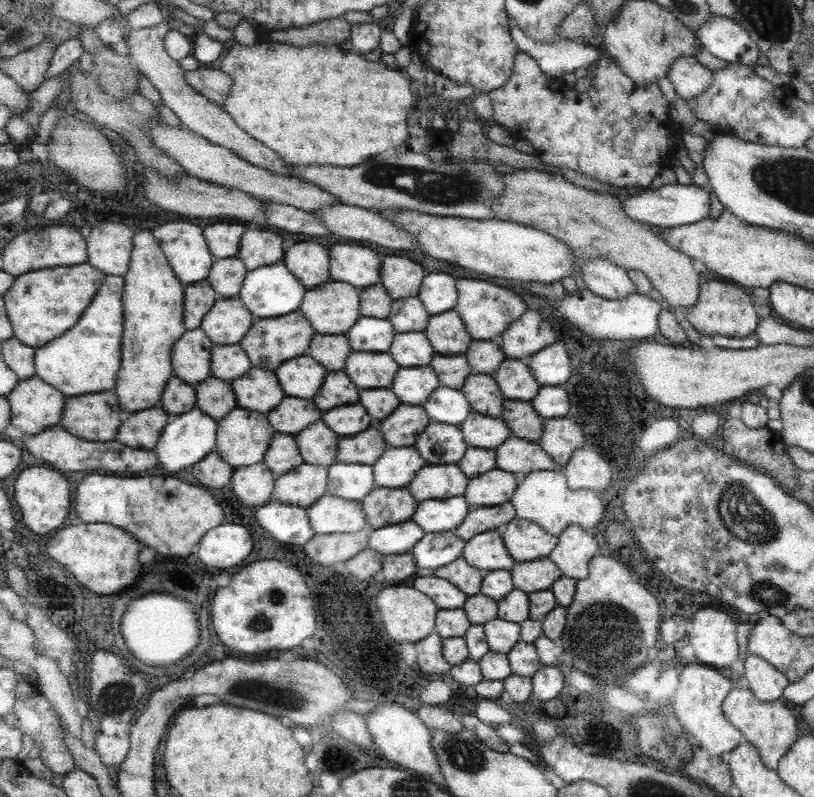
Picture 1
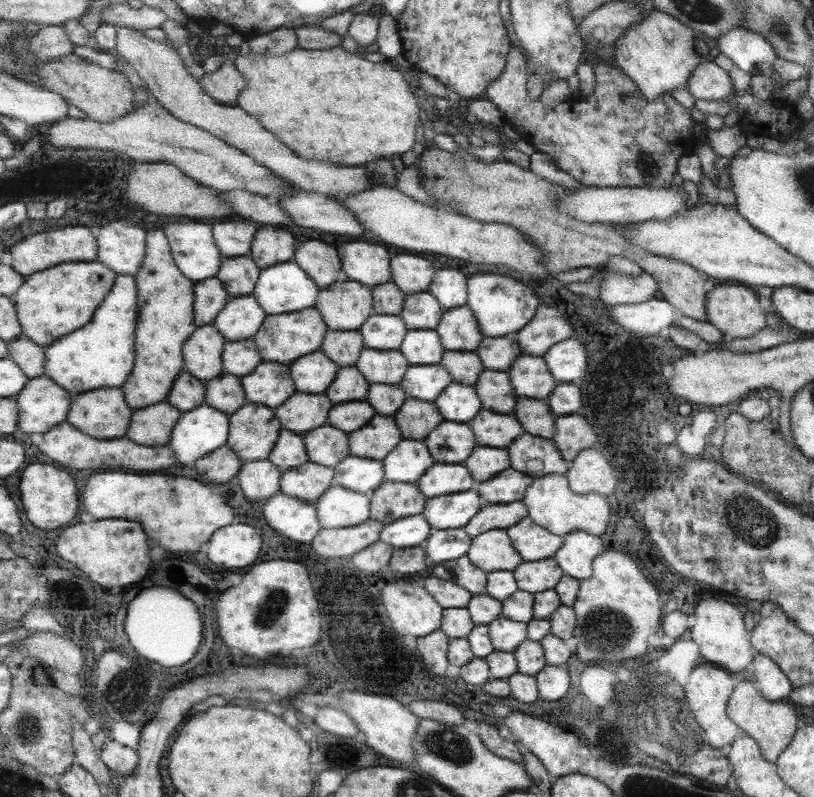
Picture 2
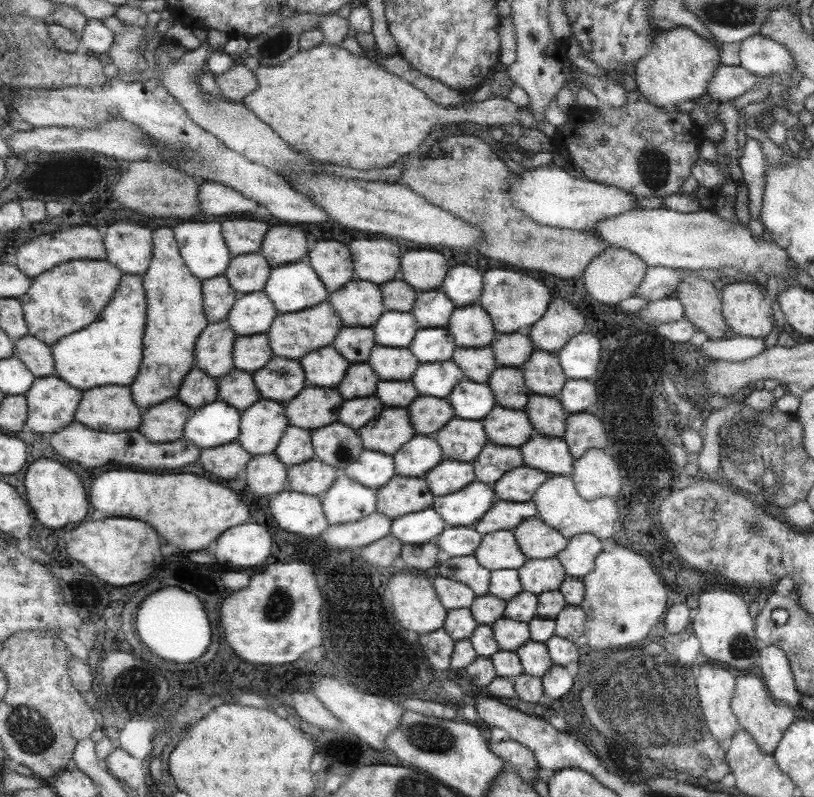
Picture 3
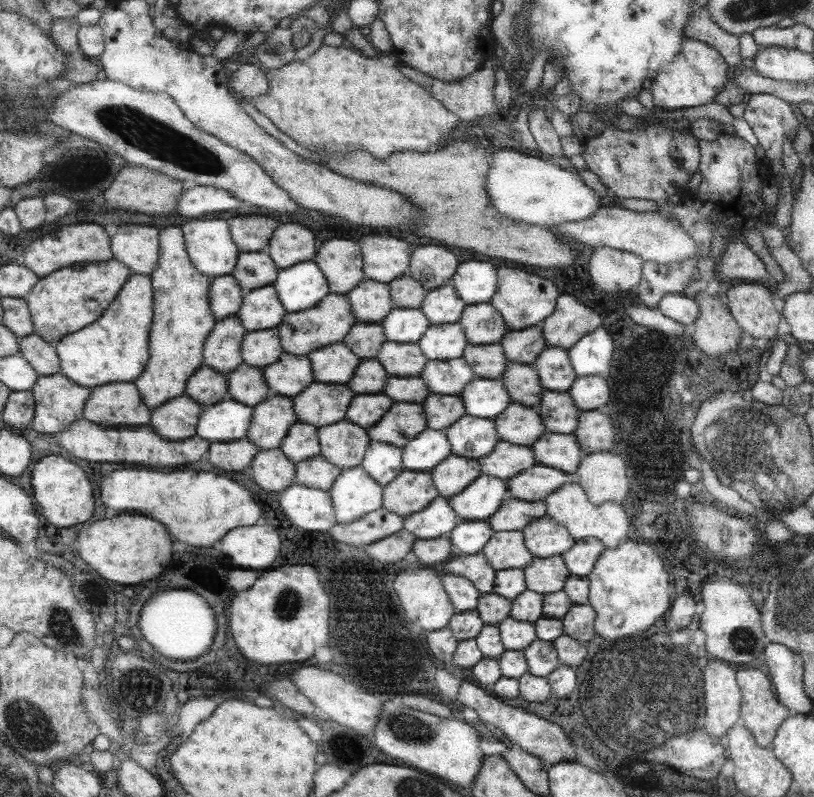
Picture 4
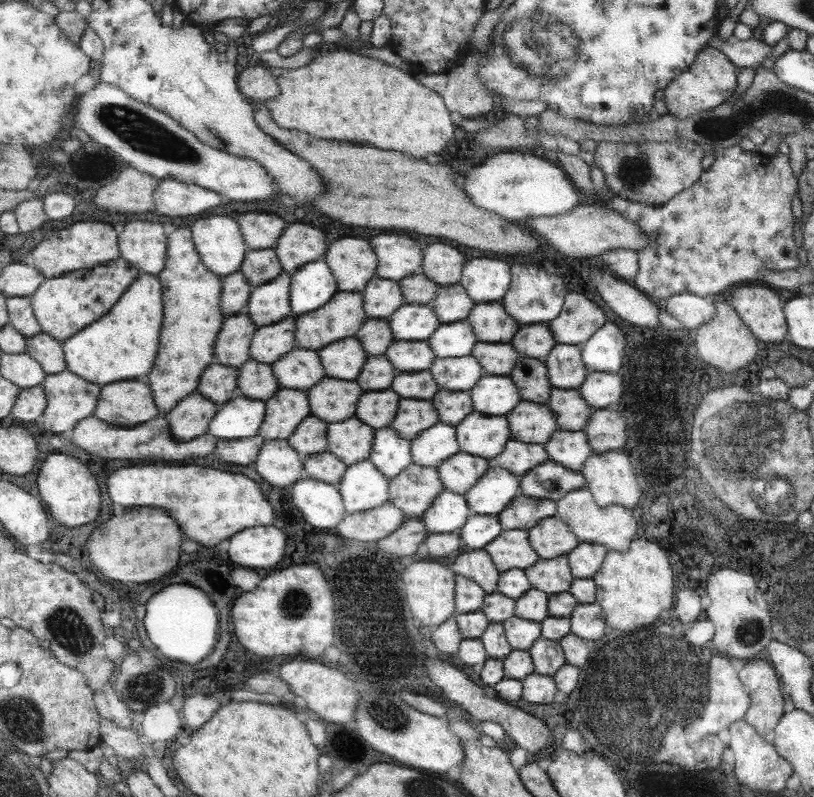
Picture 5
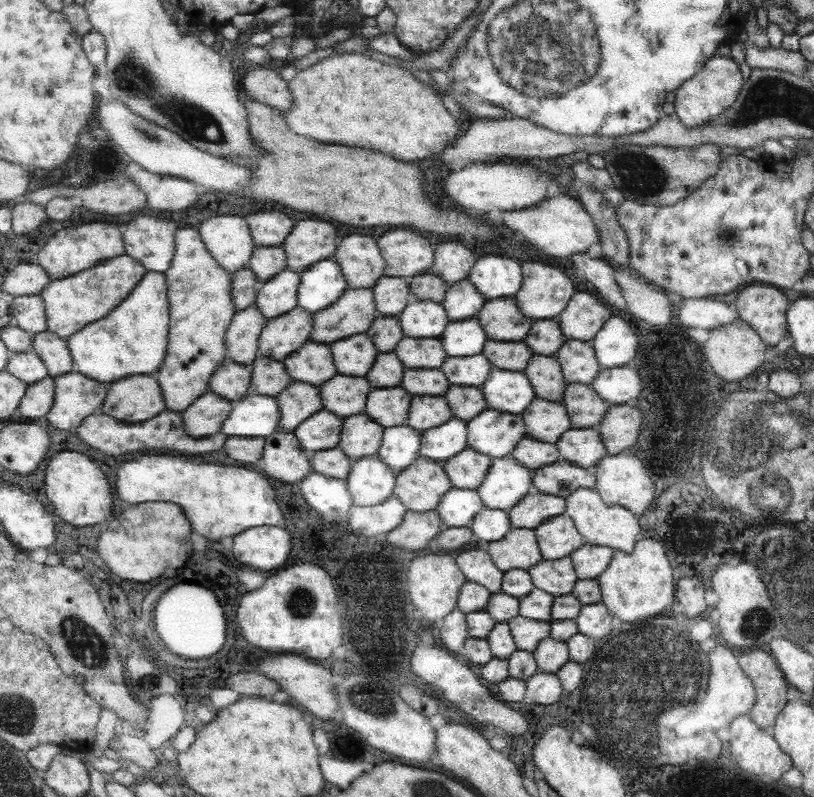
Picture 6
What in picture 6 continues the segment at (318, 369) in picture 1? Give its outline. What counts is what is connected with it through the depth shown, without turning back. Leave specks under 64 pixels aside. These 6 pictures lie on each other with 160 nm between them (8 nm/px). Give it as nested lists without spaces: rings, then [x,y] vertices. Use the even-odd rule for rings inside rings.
[[[369,333],[341,339],[331,346],[339,374],[354,377],[366,377],[379,353]]]

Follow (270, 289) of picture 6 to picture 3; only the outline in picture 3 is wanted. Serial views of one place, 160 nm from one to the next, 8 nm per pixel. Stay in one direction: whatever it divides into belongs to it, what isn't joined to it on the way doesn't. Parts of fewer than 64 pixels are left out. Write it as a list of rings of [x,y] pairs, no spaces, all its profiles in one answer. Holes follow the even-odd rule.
[[[263,291],[239,296],[227,320],[239,337],[268,333],[280,314],[272,298]]]

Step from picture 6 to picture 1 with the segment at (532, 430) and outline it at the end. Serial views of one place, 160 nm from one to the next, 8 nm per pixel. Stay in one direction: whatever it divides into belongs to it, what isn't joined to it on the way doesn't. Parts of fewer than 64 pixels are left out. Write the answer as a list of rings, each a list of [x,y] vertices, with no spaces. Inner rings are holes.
[[[471,411],[467,420],[459,427],[469,447],[495,449],[512,436],[508,426],[500,417],[493,418],[475,411]]]

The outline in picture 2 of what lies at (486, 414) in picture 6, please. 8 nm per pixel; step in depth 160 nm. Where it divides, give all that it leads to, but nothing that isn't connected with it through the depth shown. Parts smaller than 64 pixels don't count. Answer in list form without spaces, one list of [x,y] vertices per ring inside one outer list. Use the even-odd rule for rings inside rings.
[[[441,421],[423,439],[425,446],[432,453],[437,463],[461,464],[471,456],[477,447],[476,435],[468,423]]]

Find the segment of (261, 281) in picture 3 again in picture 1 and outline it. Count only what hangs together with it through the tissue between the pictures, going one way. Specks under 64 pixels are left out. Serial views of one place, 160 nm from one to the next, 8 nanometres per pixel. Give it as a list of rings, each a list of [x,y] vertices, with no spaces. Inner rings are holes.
[[[238,256],[216,259],[207,280],[218,292],[219,298],[238,298],[248,271],[246,264]]]

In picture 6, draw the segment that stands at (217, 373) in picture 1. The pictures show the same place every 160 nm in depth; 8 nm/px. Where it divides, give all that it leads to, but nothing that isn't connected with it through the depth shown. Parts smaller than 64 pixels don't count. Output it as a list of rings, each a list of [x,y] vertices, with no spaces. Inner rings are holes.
[[[297,307],[287,314],[270,319],[260,340],[260,356],[284,362],[311,340],[315,313]]]

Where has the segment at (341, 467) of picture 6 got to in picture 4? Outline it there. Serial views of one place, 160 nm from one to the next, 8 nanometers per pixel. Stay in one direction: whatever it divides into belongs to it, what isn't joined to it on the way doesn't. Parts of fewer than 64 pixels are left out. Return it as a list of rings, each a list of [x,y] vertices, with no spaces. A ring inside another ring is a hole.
[[[322,454],[296,463],[296,468],[296,484],[321,488],[321,490],[326,491],[330,491],[333,488],[343,472],[339,466],[329,462]]]

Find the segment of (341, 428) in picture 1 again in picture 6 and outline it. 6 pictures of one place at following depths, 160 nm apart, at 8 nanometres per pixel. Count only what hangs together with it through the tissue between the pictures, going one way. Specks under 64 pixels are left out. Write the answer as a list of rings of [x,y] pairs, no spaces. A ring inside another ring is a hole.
[[[403,387],[371,389],[365,413],[384,428],[405,425],[412,394]]]

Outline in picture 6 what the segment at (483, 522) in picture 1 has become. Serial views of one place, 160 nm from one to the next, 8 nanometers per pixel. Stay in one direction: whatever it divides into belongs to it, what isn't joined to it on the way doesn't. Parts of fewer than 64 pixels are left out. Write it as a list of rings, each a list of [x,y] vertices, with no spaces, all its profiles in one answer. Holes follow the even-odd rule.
[[[530,491],[513,509],[509,510],[509,522],[513,528],[534,530],[543,521],[565,511],[565,499],[551,494]]]

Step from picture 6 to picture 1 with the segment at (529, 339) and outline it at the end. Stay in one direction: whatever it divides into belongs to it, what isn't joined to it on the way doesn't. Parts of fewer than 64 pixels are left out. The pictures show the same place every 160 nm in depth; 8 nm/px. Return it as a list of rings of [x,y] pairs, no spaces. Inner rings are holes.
[[[498,339],[472,340],[464,355],[471,372],[485,375],[491,375],[495,372],[505,358]]]

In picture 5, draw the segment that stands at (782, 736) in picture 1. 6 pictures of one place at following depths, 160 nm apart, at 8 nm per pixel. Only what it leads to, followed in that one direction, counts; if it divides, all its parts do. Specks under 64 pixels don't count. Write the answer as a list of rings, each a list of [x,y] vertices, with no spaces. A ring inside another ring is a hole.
[[[753,658],[745,661],[743,670],[738,674],[751,699],[743,719],[756,729],[761,738],[771,743],[772,730],[776,728],[783,714],[783,698],[776,669],[765,659]]]

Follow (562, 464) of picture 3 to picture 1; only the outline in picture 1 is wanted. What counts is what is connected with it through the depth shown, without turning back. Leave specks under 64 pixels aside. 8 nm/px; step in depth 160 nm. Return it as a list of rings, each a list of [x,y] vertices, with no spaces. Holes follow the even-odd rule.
[[[510,436],[499,445],[495,451],[495,469],[509,473],[522,472],[523,474],[534,471],[561,472],[559,466],[543,449],[539,442]]]

